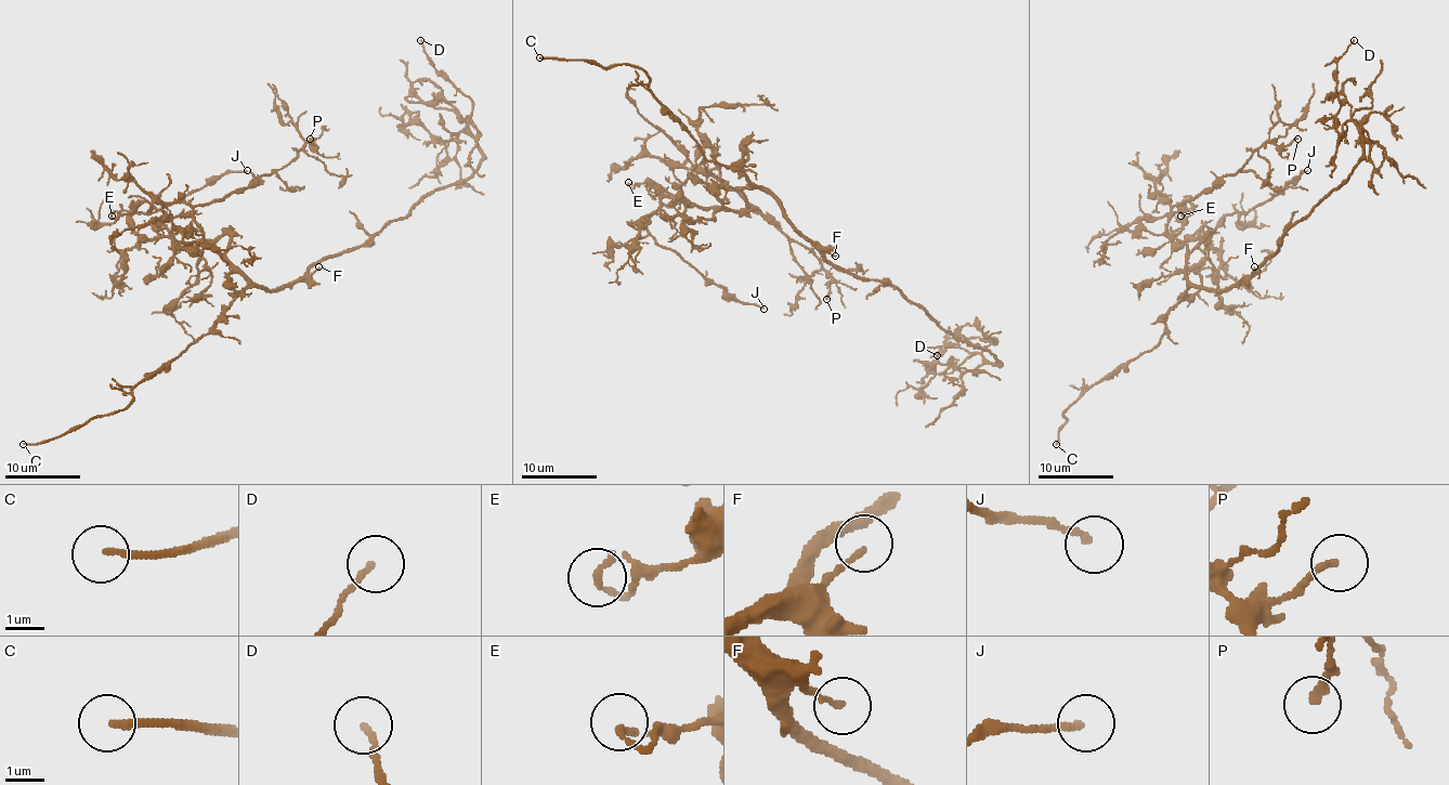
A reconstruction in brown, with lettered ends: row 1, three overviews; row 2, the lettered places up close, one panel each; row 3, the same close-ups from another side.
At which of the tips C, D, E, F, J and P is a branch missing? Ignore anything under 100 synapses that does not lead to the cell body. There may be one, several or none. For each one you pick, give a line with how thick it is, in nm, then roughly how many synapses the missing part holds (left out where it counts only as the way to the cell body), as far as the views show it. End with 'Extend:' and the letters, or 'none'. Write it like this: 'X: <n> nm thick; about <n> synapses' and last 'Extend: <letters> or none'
C: 190 nm thick
Extend: C

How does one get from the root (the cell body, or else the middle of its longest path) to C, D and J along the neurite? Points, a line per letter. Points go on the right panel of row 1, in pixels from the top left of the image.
C: (1249, 276), (1224, 289), (1190, 287), (1150, 350), (1119, 365), (1061, 414), (1066, 421), (1056, 444)
D: (1249, 276), (1363, 155), (1353, 121), (1340, 132), (1335, 127), (1337, 60), (1354, 40)
J: (1249, 276), (1200, 289), (1186, 259), (1209, 235), (1198, 236), (1208, 240), (1226, 216), (1252, 210), (1307, 170)

